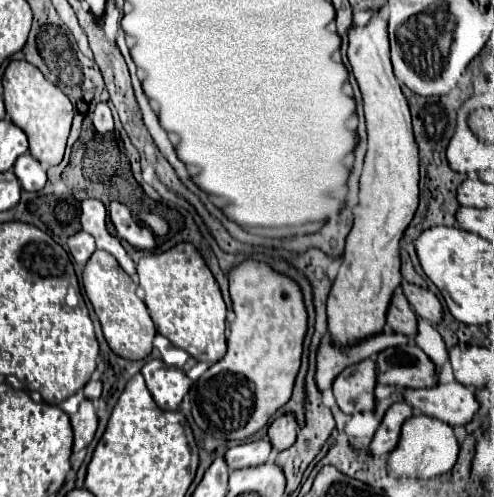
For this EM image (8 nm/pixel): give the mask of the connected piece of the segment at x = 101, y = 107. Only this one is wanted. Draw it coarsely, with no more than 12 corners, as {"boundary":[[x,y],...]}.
{"boundary":[[99,103],[93,125],[99,133],[113,131],[113,115],[107,103]]}

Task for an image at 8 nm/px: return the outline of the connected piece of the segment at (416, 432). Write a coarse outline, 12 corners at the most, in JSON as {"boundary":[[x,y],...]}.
{"boundary":[[413,415],[389,455],[393,475],[431,479],[455,465],[451,425]]}

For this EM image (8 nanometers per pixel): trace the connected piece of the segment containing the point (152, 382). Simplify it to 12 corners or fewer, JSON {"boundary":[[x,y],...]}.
{"boundary":[[151,359],[141,373],[155,403],[175,411],[191,387],[183,369]]}

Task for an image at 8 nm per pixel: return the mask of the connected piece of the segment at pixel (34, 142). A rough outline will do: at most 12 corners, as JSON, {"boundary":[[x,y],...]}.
{"boundary":[[25,61],[3,75],[29,153],[59,165],[73,121],[65,93]]}

